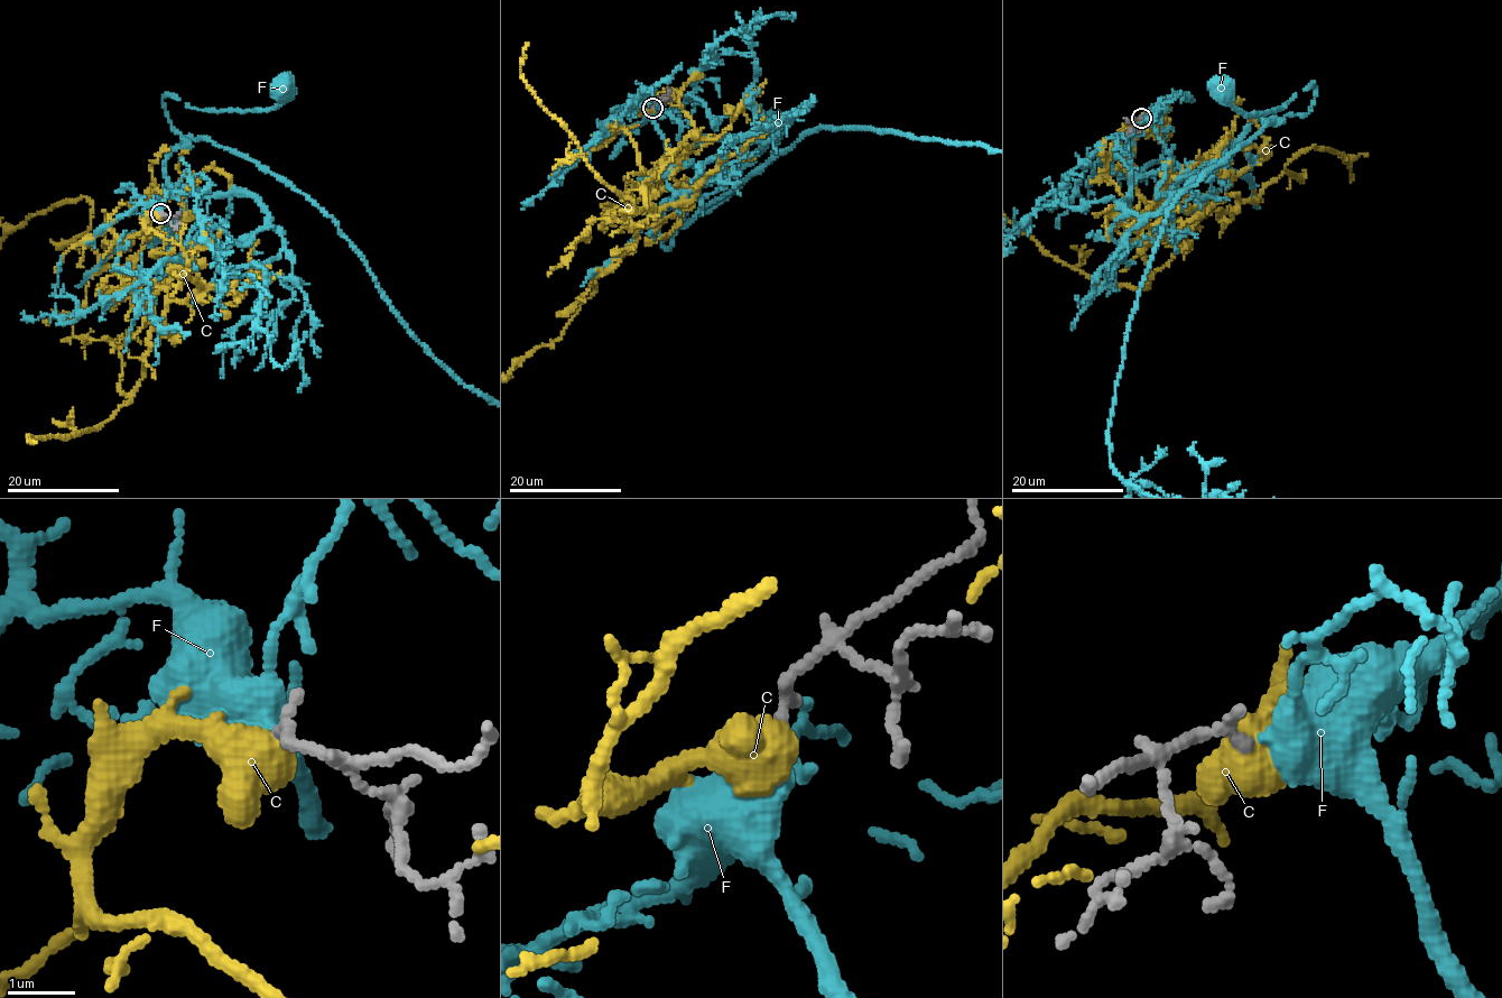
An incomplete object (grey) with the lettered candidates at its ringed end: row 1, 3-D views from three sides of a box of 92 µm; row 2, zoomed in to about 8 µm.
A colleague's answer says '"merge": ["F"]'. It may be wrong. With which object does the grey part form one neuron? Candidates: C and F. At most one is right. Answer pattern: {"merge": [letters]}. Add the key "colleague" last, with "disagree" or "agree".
{"merge": ["F"], "colleague": "agree"}

